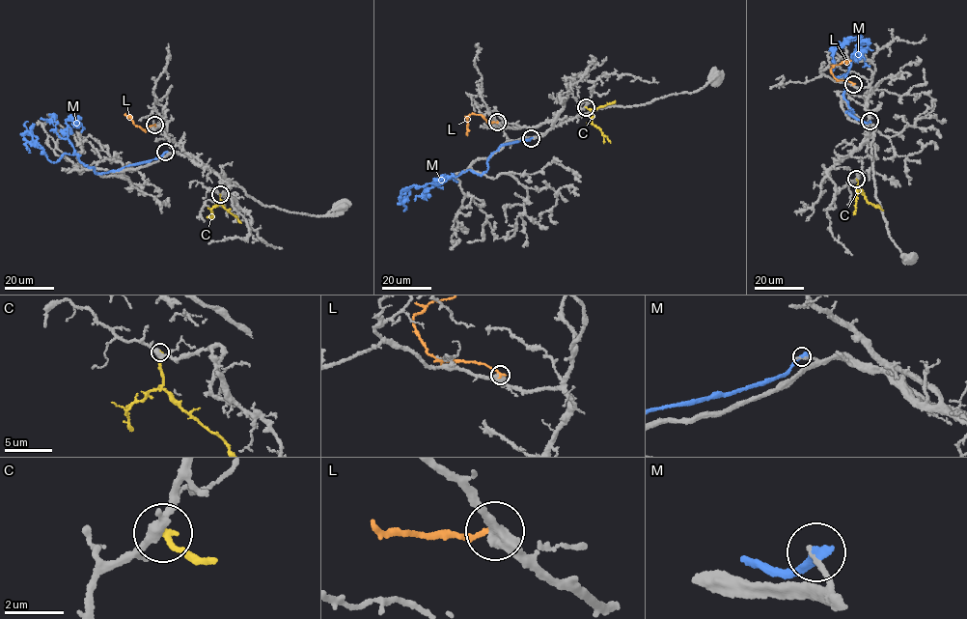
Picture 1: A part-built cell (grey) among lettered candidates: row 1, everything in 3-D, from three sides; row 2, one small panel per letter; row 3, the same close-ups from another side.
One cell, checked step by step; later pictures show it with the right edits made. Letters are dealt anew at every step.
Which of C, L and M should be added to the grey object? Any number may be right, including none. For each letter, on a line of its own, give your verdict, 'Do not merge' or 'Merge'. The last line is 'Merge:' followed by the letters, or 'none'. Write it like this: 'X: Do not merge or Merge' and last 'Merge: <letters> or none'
C: Do not merge
L: Do not merge
M: Do not merge
Merge: none

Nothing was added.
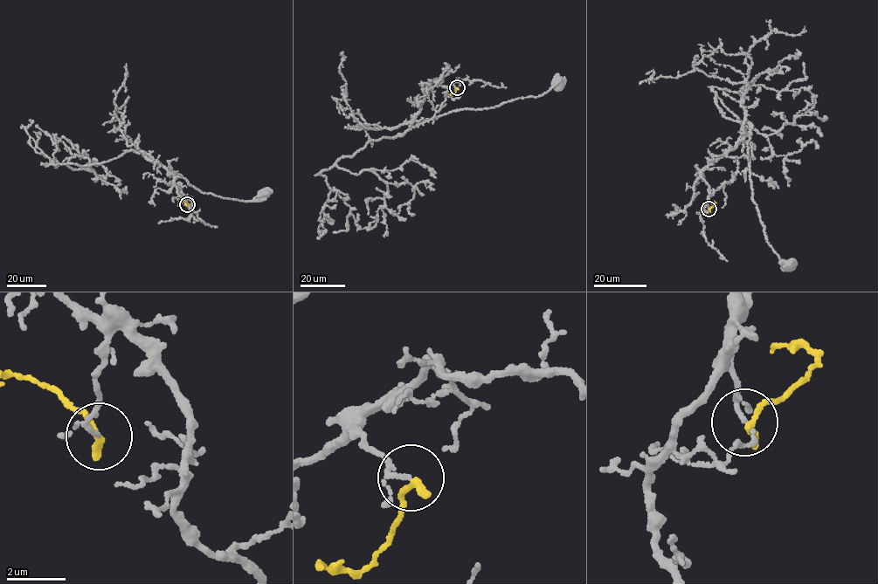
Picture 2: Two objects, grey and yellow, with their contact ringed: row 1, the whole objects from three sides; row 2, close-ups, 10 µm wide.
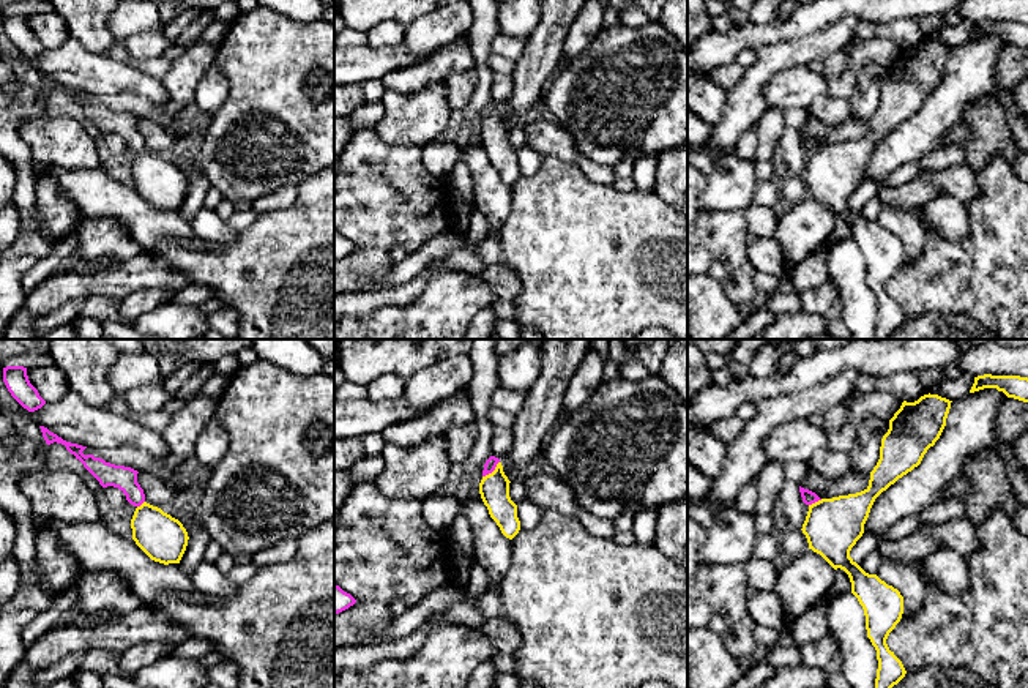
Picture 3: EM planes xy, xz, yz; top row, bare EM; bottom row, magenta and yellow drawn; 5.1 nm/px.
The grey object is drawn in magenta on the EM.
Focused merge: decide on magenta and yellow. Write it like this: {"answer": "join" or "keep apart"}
{"answer": "join"}

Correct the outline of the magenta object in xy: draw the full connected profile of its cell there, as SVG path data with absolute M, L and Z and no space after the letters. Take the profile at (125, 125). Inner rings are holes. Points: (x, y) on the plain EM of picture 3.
M39 74L47 92L54 88L65 92L102 134L118 134L136 153L131 166L132 186L151 207L164 211L180 210L188 193L188 178L178 166L145 148L143 136L137 129L137 117L106 109L93 101L85 103L82 98L87 93L66 88L47 74Z

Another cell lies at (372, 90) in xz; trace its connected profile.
M367 80L359 85L364 93L366 104L378 104L383 99L385 87L382 80Z

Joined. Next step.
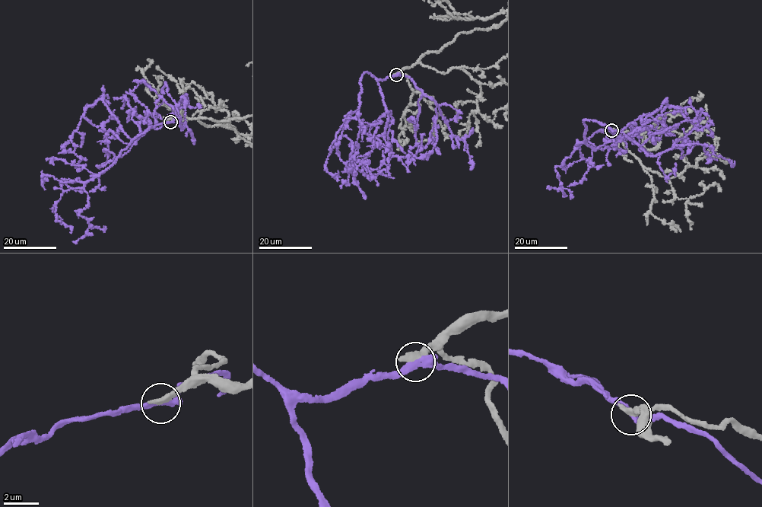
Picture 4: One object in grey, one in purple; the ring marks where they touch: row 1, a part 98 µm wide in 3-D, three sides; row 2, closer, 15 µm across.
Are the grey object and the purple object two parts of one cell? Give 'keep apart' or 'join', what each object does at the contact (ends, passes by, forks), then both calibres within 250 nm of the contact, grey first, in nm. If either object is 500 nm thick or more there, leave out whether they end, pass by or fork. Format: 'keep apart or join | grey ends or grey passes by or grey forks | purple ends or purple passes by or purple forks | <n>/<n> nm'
keep apart | grey ends | purple passes by | 440/280 nm

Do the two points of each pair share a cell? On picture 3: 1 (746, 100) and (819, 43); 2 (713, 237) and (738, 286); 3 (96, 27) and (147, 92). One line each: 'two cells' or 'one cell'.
1: one cell
2: one cell
3: two cells

